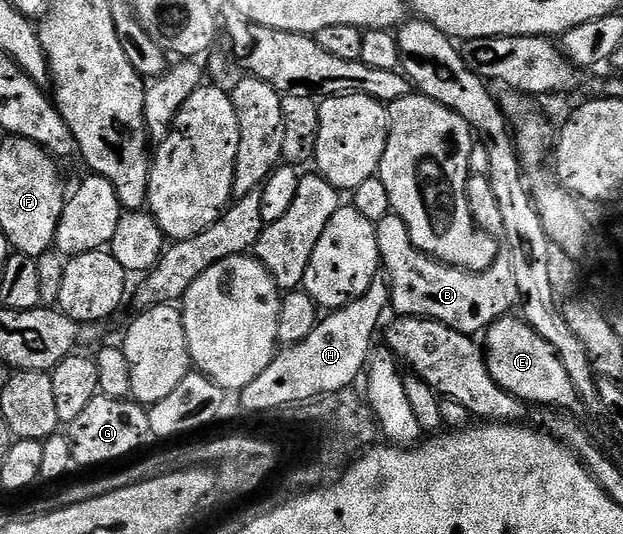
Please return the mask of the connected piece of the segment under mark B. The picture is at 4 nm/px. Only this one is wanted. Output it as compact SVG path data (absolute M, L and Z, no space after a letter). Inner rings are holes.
M387 214L375 225L377 228L377 248L379 249L379 257L381 258L380 266L383 268L384 278L387 280L387 286L389 289L389 302L391 304L392 310L397 310L396 314L401 317L412 317L414 319L434 319L439 321L443 325L447 325L451 329L460 331L462 335L467 335L470 337L476 336L476 331L478 333L484 332L490 327L496 319L502 318L506 314L505 311L505 283L501 279L488 279L490 276L485 273L474 273L472 271L463 271L459 267L450 267L446 264L439 263L437 260L430 257L430 255L425 255L421 251L418 251L416 247L413 246L411 240L409 240L409 234L407 229L403 225L403 221L395 214Z

